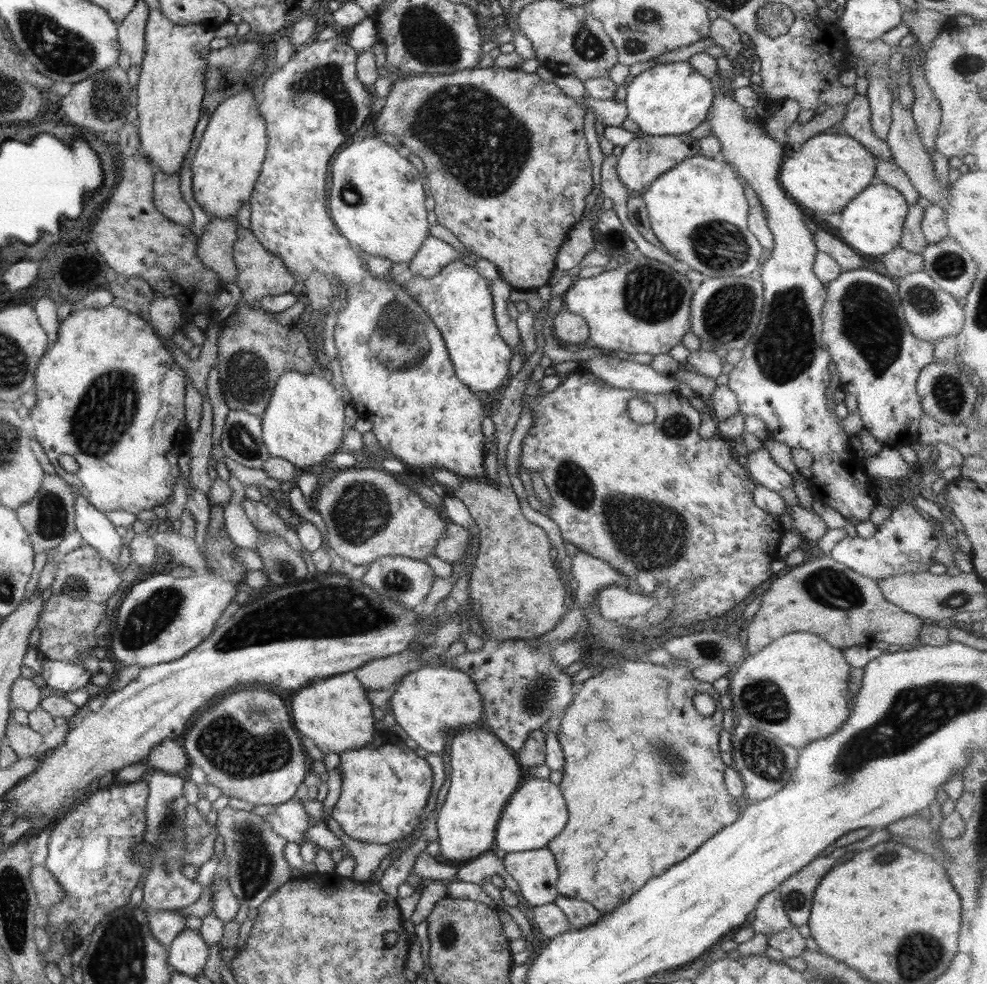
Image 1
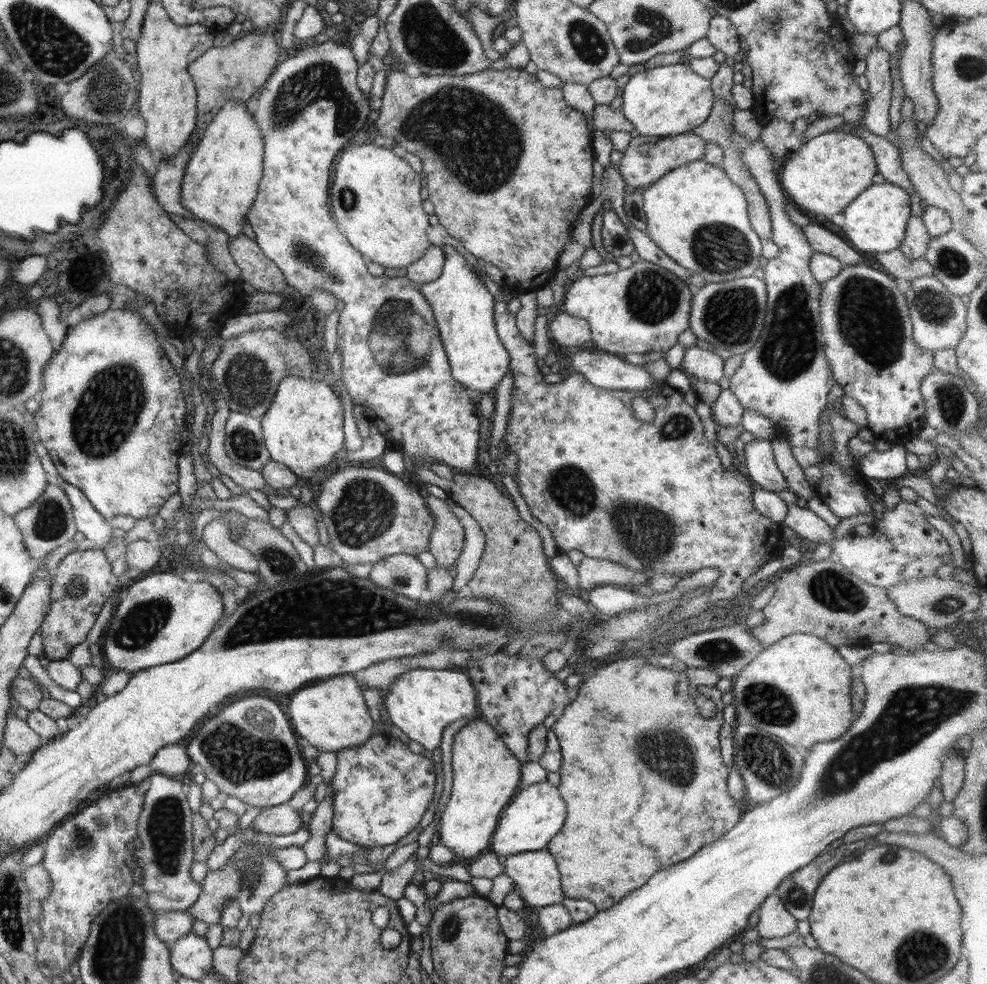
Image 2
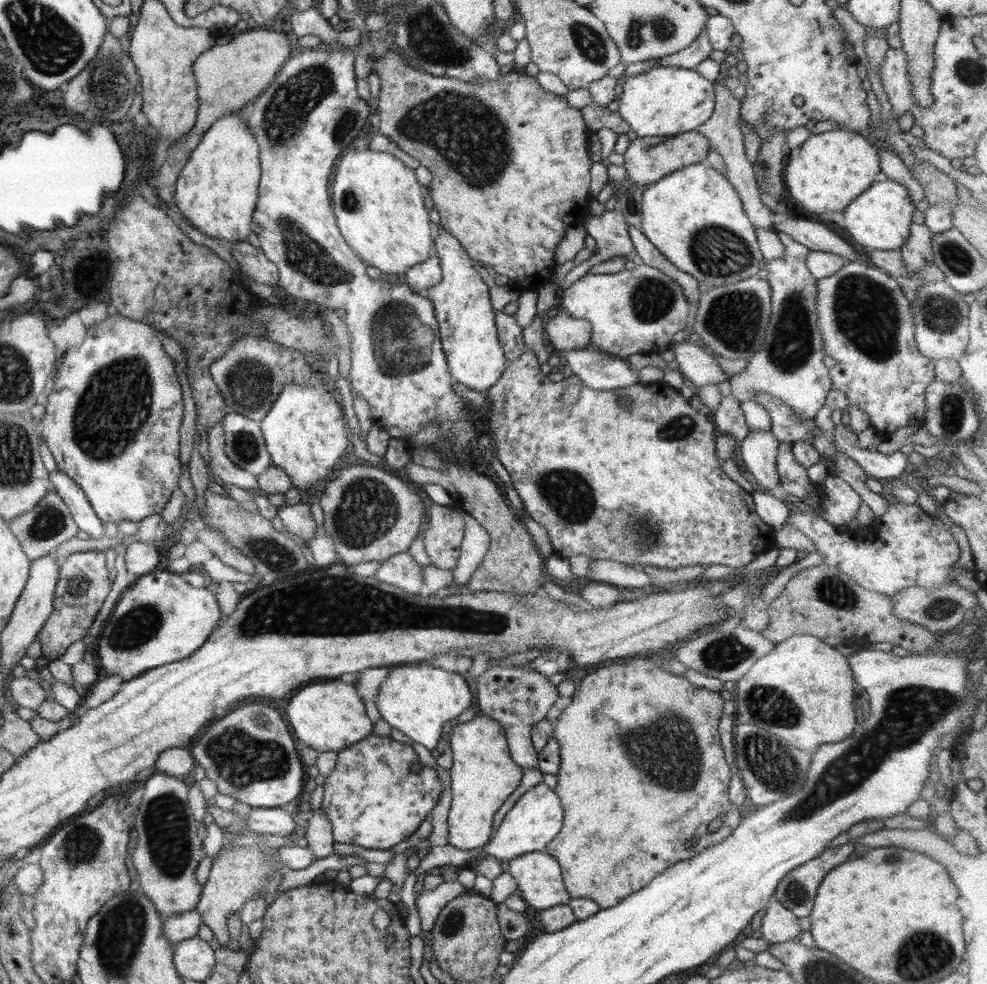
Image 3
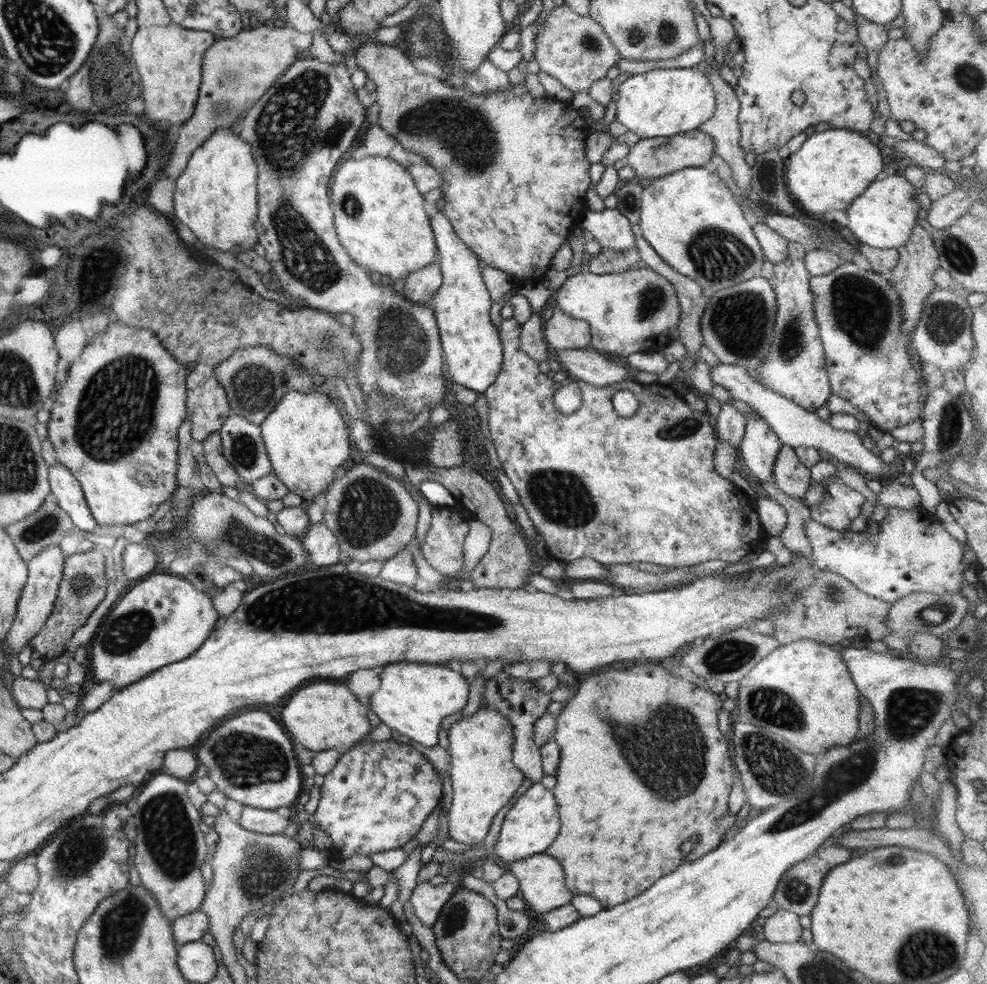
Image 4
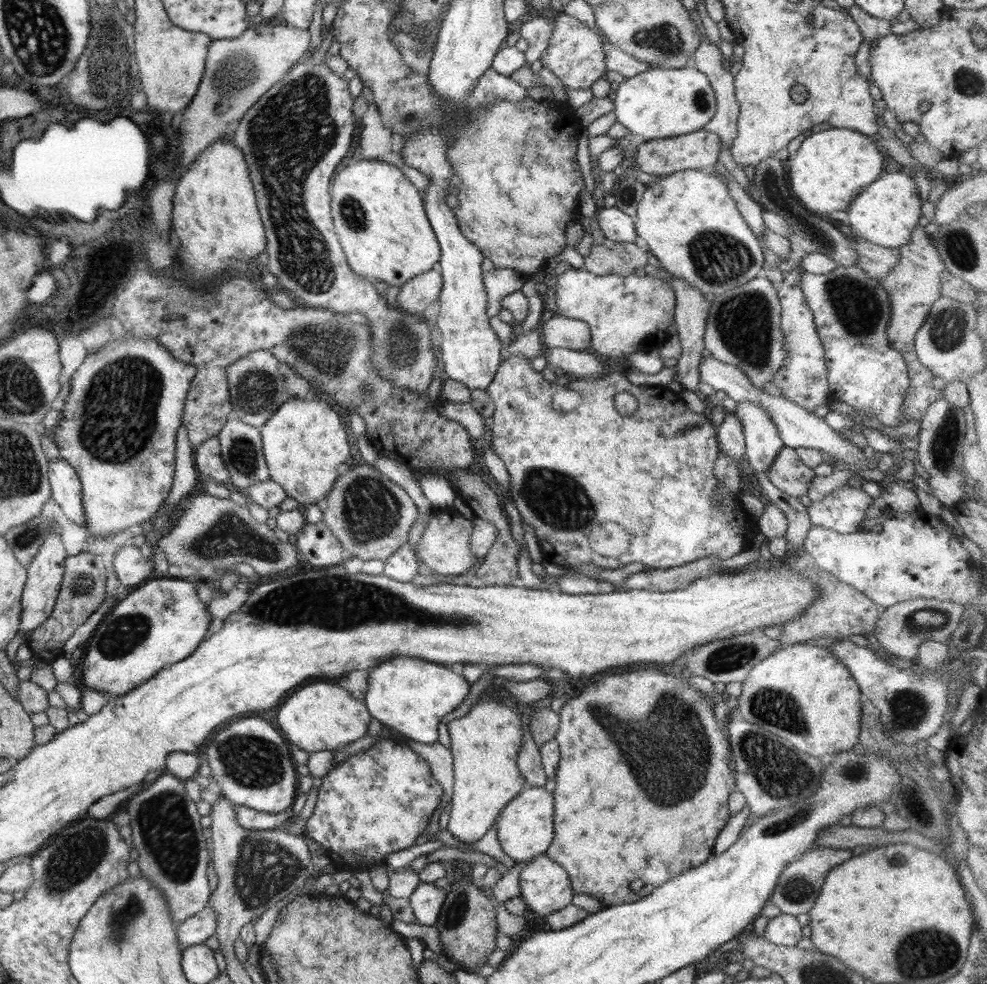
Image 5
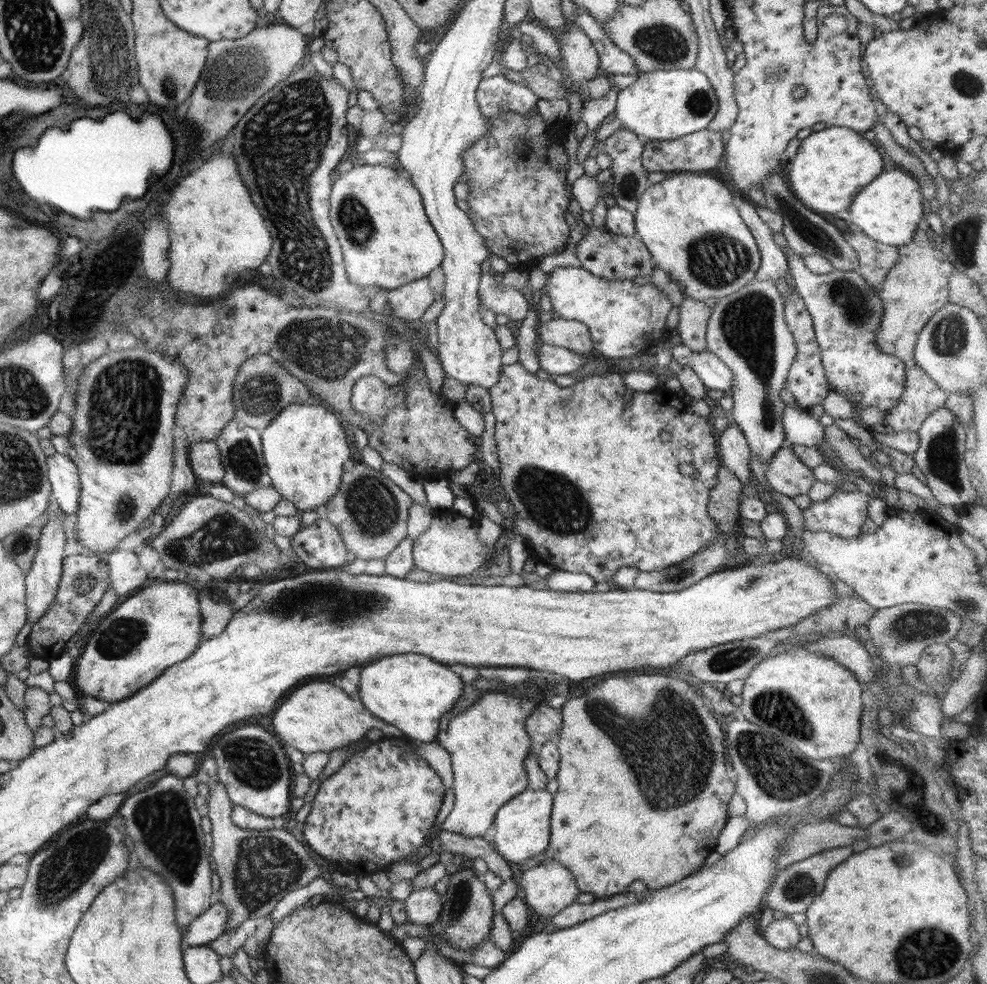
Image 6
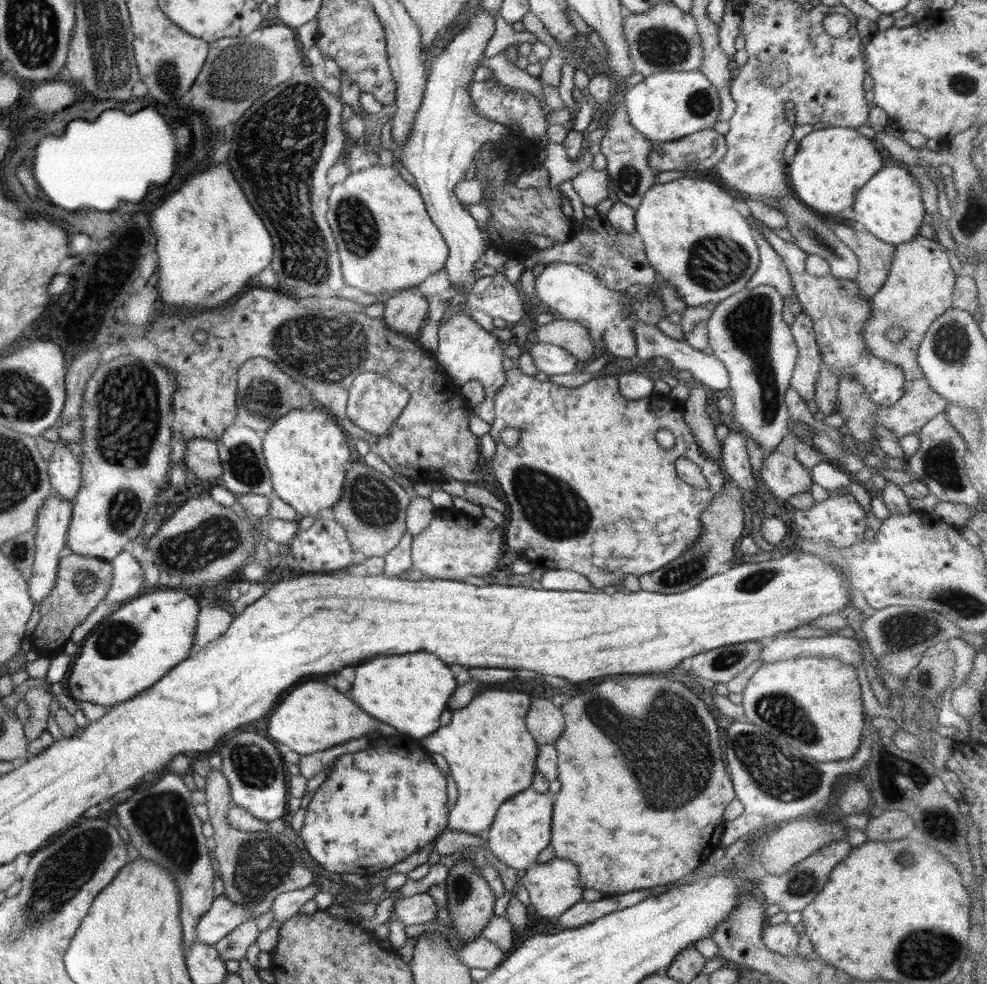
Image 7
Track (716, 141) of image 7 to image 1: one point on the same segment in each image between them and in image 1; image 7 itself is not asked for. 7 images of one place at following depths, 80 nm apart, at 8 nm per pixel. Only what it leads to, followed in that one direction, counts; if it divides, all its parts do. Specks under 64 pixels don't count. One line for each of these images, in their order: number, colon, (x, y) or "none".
1: (647, 157)
2: (647, 158)
3: (648, 159)
4: (651, 158)
5: (660, 157)
6: (703, 150)

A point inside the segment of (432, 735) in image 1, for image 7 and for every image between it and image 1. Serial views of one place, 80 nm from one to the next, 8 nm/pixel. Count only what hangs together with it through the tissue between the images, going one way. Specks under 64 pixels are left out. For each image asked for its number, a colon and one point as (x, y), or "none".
2: (422, 702)
3: (417, 700)
4: (413, 698)
5: (410, 695)
6: (412, 692)
7: (409, 692)

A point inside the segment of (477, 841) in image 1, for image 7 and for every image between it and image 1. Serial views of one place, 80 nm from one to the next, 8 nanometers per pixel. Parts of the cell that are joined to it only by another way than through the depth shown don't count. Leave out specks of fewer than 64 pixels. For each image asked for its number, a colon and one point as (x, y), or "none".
2: (486, 774)
3: (484, 775)
4: (484, 779)
5: (485, 743)
6: (487, 743)
7: (491, 755)

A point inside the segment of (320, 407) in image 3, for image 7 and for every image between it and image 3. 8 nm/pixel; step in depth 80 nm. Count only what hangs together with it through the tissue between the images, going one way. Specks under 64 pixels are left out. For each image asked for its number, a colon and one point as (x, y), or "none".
4: (306, 437)
5: (303, 442)
6: (305, 449)
7: (305, 452)

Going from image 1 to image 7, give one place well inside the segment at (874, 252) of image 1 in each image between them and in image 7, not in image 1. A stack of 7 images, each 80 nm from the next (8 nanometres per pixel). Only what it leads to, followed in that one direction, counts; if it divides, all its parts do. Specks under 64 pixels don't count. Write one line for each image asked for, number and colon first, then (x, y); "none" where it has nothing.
2: (875, 221)
3: (880, 218)
4: (883, 216)
5: (886, 213)
6: (888, 210)
7: (890, 206)

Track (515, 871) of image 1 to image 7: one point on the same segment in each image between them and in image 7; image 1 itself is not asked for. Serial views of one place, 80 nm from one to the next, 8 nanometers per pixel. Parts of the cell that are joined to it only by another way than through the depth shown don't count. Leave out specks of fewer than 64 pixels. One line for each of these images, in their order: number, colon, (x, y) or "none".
2: (538, 881)
3: (538, 875)
4: (542, 885)
5: (545, 886)
6: (550, 886)
7: (554, 886)

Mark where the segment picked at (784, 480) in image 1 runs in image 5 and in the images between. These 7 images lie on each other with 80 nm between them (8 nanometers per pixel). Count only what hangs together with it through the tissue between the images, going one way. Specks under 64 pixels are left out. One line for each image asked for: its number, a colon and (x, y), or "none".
2: (760, 463)
3: (759, 450)
4: (759, 448)
5: (762, 442)

